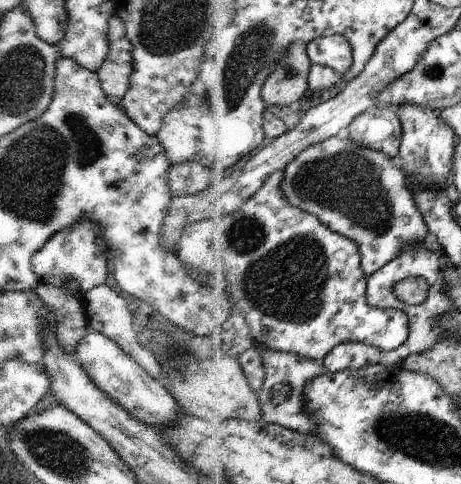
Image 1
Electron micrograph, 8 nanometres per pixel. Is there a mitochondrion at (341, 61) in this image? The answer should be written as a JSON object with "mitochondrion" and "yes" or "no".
{"mitochondrion":"no"}

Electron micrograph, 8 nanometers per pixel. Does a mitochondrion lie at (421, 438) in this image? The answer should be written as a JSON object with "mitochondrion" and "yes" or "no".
{"mitochondrion":"yes"}

